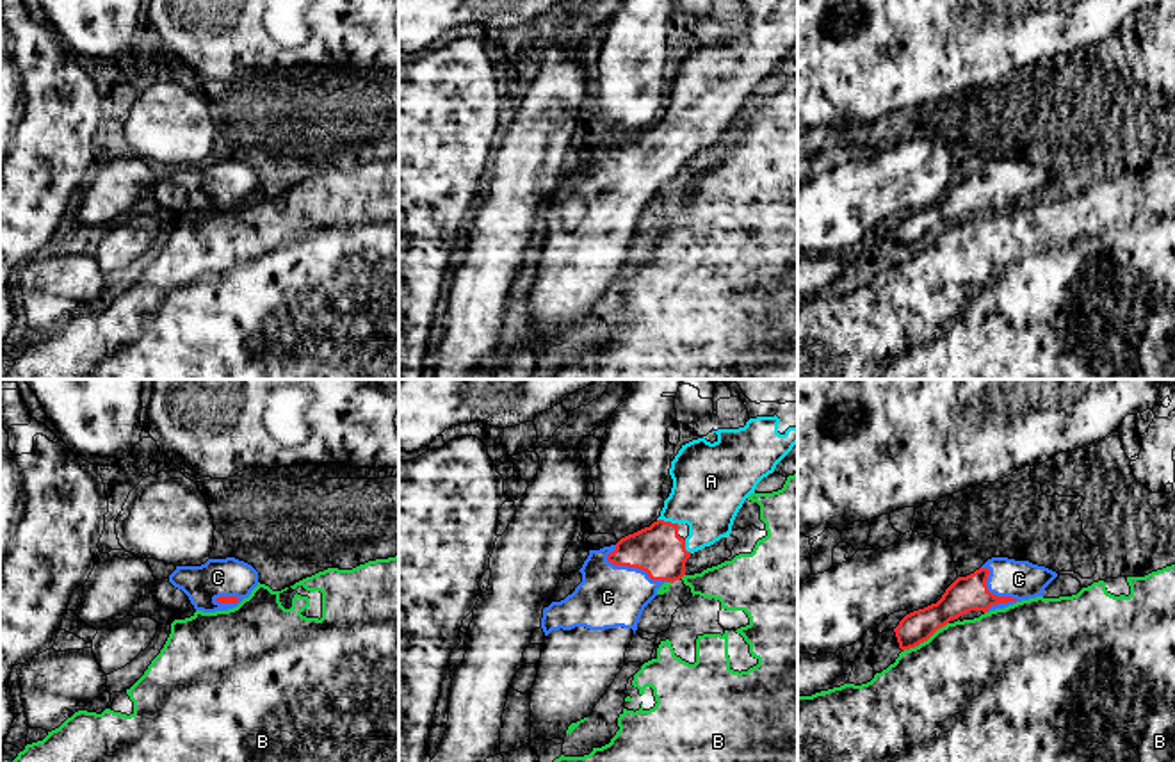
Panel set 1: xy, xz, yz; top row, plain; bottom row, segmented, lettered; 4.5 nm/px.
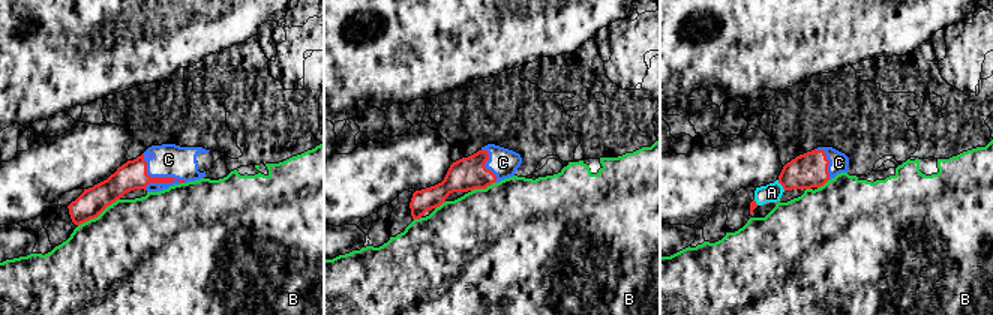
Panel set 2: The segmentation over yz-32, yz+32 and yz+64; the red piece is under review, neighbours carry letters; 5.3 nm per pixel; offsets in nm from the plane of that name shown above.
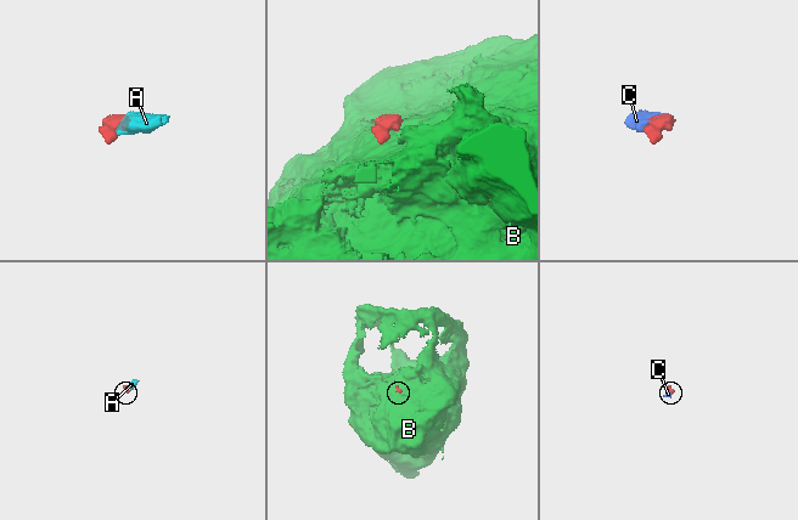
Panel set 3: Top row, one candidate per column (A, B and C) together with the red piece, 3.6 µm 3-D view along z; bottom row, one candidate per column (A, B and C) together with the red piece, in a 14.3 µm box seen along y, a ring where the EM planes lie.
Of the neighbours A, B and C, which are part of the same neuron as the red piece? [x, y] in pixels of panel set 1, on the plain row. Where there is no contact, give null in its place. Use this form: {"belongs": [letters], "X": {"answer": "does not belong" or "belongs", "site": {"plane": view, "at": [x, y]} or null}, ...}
{"belongs": ["A", "C"], "A": {"answer": "belongs", "site": {"plane": "xz", "at": [668, 123]}}, "B": {"answer": "does not belong", "site": {"plane": "yz", "at": [924, 241]}}, "C": {"answer": "belongs", "site": {"plane": "yz", "at": [988, 193]}}}

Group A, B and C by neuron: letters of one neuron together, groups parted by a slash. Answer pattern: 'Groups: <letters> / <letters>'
Groups: A C / B

